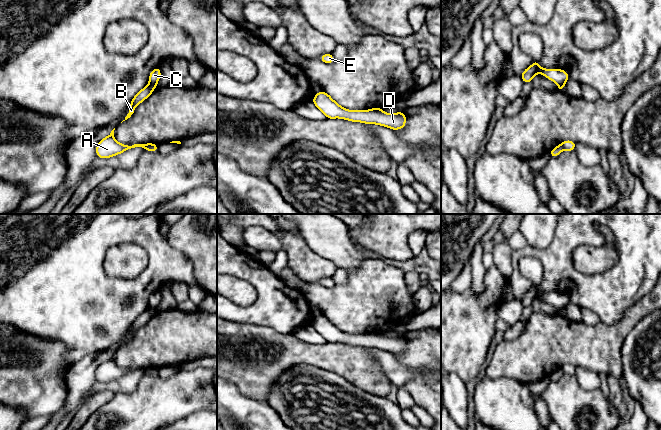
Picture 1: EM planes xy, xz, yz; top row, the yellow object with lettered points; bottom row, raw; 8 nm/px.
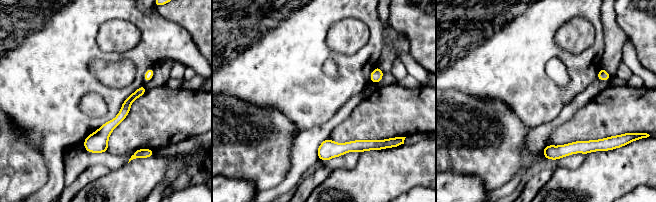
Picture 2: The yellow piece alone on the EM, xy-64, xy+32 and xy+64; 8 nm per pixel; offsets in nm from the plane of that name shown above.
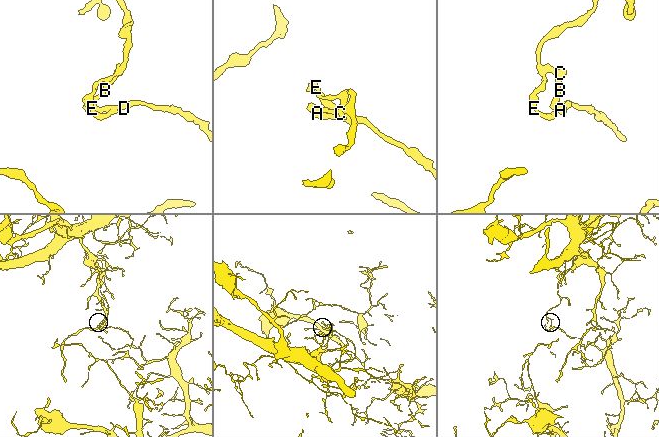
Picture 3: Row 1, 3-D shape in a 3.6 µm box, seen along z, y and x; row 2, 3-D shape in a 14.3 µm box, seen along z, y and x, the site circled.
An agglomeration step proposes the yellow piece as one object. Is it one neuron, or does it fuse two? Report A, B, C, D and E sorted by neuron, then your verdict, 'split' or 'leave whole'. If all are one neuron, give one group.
A B D / C E | split

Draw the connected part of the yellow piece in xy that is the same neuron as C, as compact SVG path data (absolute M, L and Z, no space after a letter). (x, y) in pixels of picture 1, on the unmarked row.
M160 291L154 292L149 298L149 308L157 309L161 301Z

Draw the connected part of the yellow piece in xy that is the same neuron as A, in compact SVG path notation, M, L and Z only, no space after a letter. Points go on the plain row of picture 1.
M115 352L111 355L111 357L108 360L100 364L96 369L96 380L98 382L107 383L119 379L125 376L126 374L135 371L142 371L143 373L145 373L148 370L153 370L153 369L158 370L155 367L134 368L132 370L121 368L117 366L116 363L114 362L114 354Z

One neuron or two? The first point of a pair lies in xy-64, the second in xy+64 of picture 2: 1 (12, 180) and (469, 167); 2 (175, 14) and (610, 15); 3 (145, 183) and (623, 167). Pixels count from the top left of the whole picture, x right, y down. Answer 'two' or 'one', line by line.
1: one
2: two
3: one

